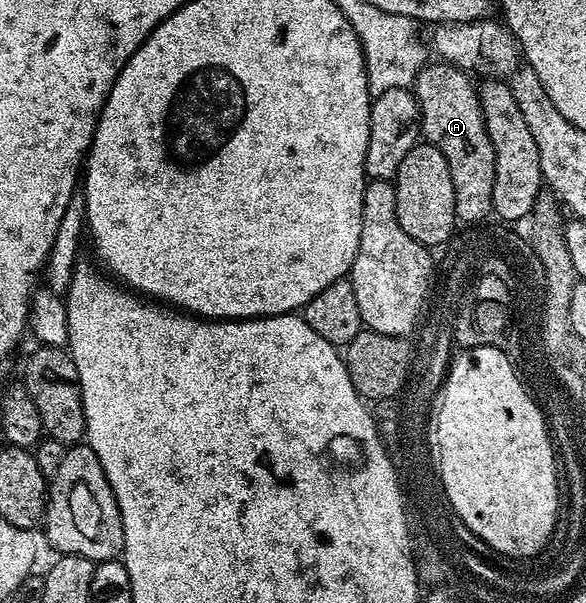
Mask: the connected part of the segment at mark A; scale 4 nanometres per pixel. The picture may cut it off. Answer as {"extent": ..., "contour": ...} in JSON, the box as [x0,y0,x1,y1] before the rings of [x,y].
{"extent":[412,63,496,223],"contour":[[[449,63],[427,64],[418,73],[417,80],[412,86],[412,92],[418,98],[422,123],[420,133],[429,144],[435,145],[448,159],[448,167],[452,171],[452,187],[456,191],[456,215],[462,223],[482,223],[494,212],[492,203],[492,187],[496,179],[496,163],[494,148],[488,139],[488,131],[484,127],[482,108],[478,102],[478,91],[475,82],[470,82],[471,74],[457,65]]]}

